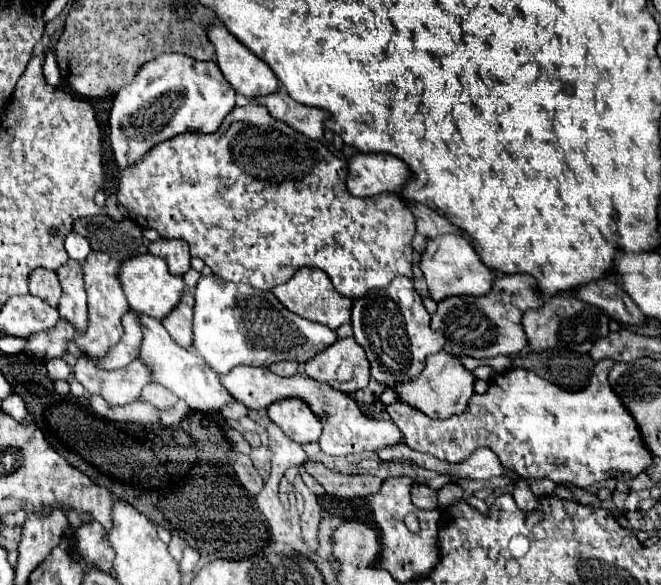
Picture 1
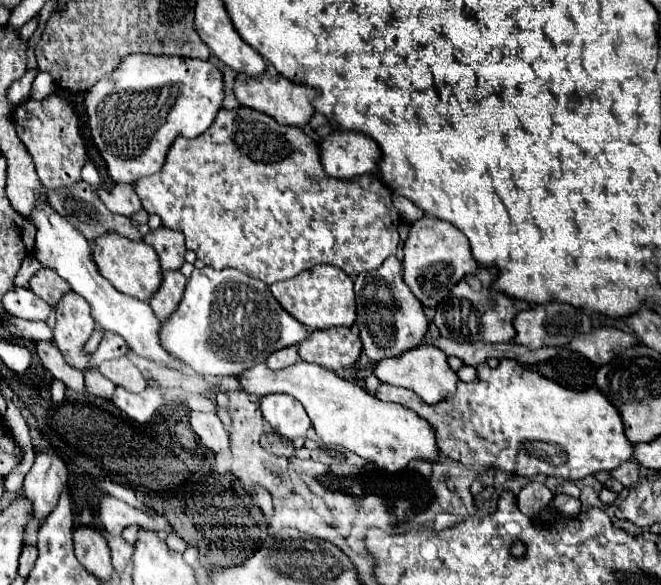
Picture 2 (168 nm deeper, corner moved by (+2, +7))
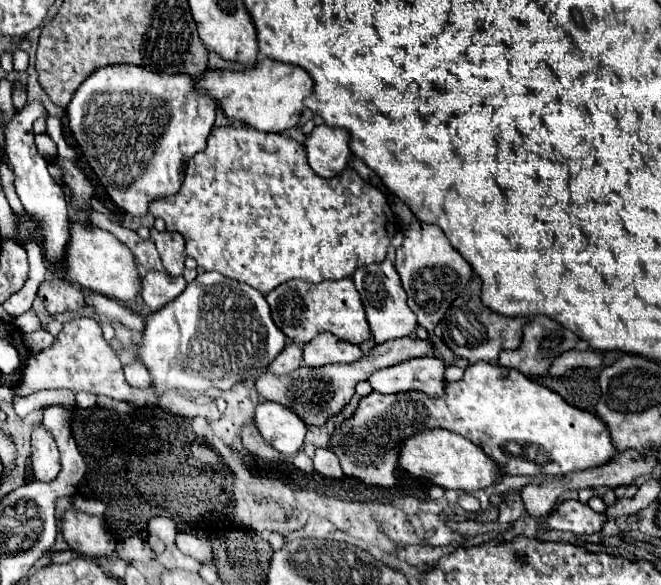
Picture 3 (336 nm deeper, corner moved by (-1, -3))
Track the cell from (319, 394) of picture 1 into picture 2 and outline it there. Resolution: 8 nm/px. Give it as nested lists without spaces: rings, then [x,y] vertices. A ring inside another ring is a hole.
[[[261,362],[255,364],[251,370],[239,374],[237,380],[243,392],[255,394],[257,398],[263,398],[273,392],[285,392],[295,396],[303,404],[307,416],[313,420],[317,436],[325,444],[351,450],[367,462],[375,462],[381,470],[399,472],[415,458],[431,462],[437,458],[435,434],[423,418],[399,404],[377,400],[353,380],[345,380],[333,370],[323,370],[323,366],[297,362],[287,370],[273,372],[267,370],[267,366]]]

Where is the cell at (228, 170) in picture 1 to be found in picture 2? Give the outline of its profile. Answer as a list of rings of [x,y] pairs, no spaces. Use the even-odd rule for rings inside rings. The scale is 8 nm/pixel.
[[[237,106],[233,110],[219,110],[215,122],[197,138],[177,138],[165,158],[163,170],[159,170],[159,174],[147,176],[147,178],[139,178],[139,182],[135,182],[135,192],[143,204],[143,208],[149,214],[157,214],[163,222],[163,226],[171,228],[171,230],[179,230],[185,234],[187,240],[187,250],[193,250],[197,254],[199,260],[203,260],[207,266],[211,268],[237,268],[257,280],[263,280],[265,284],[273,284],[273,282],[281,282],[281,280],[289,280],[293,276],[297,276],[299,272],[315,266],[315,264],[331,264],[341,268],[347,276],[357,276],[361,272],[371,272],[375,268],[379,268],[383,264],[385,258],[395,256],[397,246],[399,246],[399,212],[395,210],[393,202],[391,202],[391,192],[383,186],[383,182],[373,176],[373,174],[363,174],[355,180],[337,180],[331,178],[327,180],[327,174],[323,170],[321,164],[321,154],[319,154],[319,144],[309,138],[305,132],[301,132],[301,128],[297,126],[281,126],[279,122],[275,122],[271,116],[257,112],[249,106]],[[255,150],[263,152],[263,158],[257,160]]]

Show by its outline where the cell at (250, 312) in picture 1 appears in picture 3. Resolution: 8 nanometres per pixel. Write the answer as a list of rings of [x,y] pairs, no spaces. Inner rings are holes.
[[[204,272],[198,274],[176,300],[170,300],[166,308],[158,308],[158,312],[146,316],[146,328],[142,330],[136,354],[150,372],[154,392],[162,396],[168,390],[204,392],[212,386],[228,390],[244,378],[258,378],[262,372],[266,372],[268,364],[282,352],[284,346],[286,336],[272,322],[264,294],[218,272]]]

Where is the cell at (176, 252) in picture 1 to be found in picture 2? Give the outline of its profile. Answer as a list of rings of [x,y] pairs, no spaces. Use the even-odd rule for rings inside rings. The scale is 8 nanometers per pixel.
[[[161,226],[157,230],[151,230],[143,240],[155,248],[165,272],[179,270],[185,264],[185,238],[181,232]]]

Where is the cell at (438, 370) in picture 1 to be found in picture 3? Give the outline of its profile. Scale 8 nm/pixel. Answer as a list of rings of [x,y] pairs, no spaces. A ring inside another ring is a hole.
[[[422,356],[404,360],[390,368],[372,372],[368,378],[374,392],[396,394],[408,390],[422,390],[430,396],[444,394],[444,362],[436,356]]]

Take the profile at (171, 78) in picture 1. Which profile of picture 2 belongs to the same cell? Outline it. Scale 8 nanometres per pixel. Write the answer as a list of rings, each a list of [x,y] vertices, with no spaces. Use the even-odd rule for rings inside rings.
[[[129,54],[121,60],[111,76],[101,78],[85,96],[85,108],[89,116],[89,128],[93,142],[107,162],[107,170],[117,184],[133,184],[141,176],[149,176],[161,170],[165,154],[177,136],[197,138],[203,134],[217,112],[221,110],[223,74],[209,60],[181,58],[181,56],[155,56],[155,54]]]

